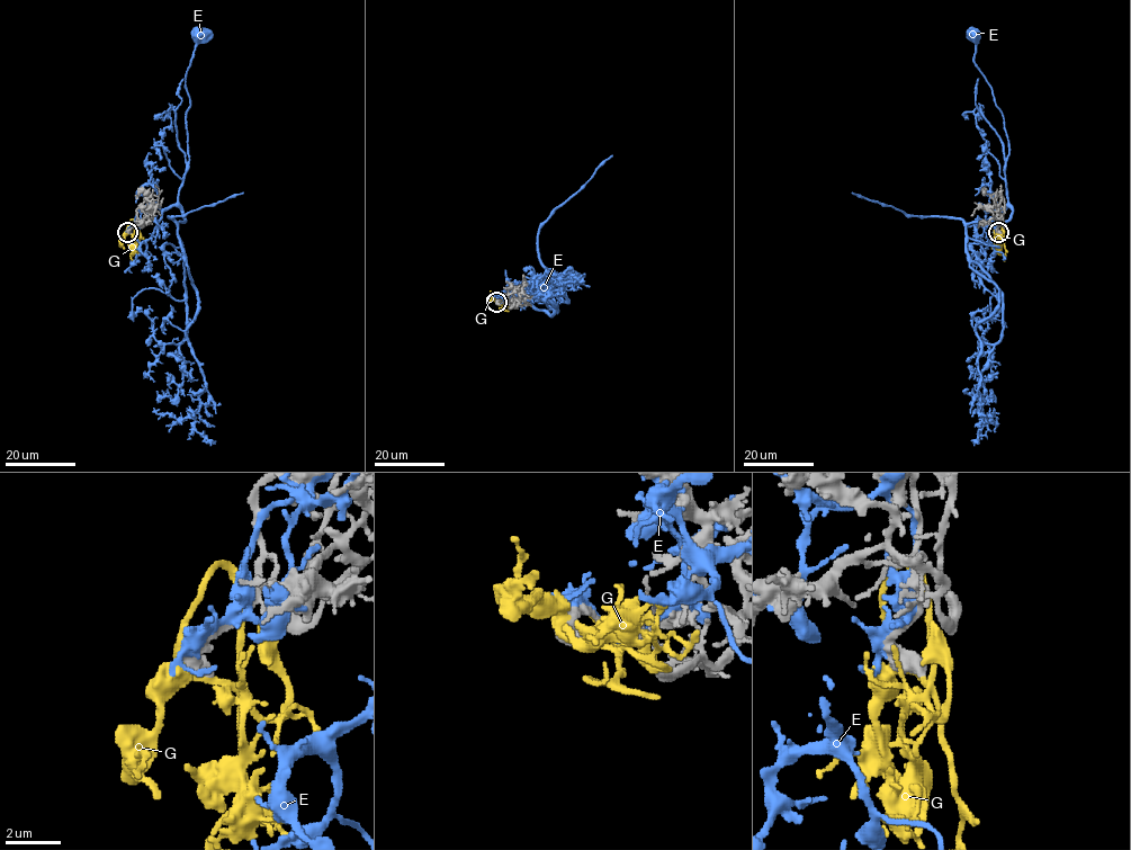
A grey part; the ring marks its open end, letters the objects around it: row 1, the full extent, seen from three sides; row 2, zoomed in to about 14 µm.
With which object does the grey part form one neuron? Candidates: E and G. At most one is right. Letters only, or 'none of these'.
G

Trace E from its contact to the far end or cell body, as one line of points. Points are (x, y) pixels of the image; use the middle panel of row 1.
E: (500, 301), (524, 300), (542, 310), (556, 309), (557, 312), (559, 298), (554, 287), (560, 277), (570, 275)

